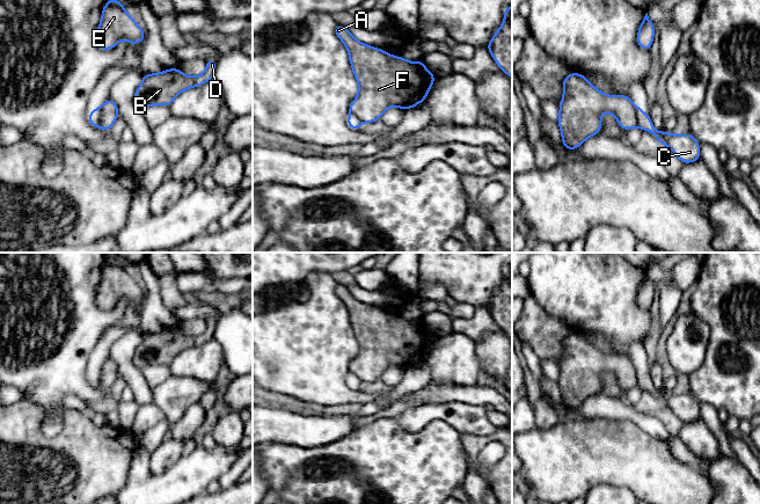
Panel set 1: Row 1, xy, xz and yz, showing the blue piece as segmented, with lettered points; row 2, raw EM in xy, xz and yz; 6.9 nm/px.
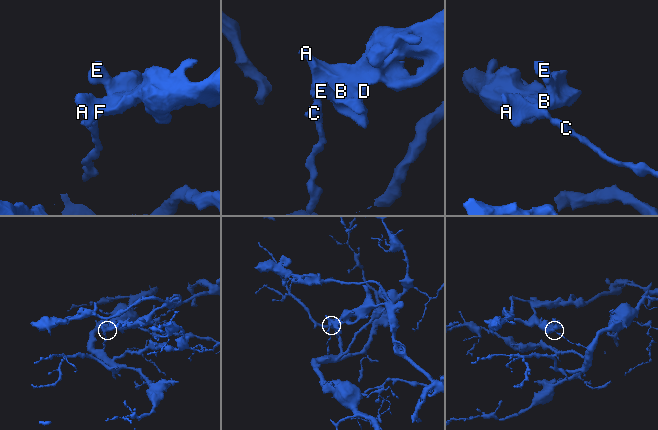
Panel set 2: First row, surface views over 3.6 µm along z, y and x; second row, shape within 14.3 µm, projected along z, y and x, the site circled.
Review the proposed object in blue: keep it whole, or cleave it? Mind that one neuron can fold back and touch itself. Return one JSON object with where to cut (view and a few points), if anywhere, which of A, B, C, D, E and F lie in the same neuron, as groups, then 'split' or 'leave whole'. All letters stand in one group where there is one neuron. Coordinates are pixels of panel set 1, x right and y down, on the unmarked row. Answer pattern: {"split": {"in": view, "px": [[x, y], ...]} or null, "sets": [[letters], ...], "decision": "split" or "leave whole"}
{"split": {"in": "xy", "px": [[95, 369], [97, 371], [99, 386]]}, "sets": [["A", "B", "D", "E", "F"], ["C"]], "decision": "split"}

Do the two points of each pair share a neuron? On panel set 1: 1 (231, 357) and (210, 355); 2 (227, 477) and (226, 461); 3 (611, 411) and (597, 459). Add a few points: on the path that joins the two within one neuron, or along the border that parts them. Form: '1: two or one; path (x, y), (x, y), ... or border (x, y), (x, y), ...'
1: two; border (213, 337), (221, 348), (221, 359), (224, 363)
2: two; border (240, 454), (236, 461), (217, 480)
3: two; border (582, 417), (631, 420), (635, 423)

